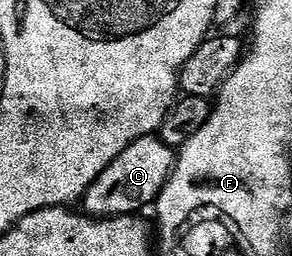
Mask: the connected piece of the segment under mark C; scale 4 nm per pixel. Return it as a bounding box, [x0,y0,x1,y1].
[81,134,176,217]

